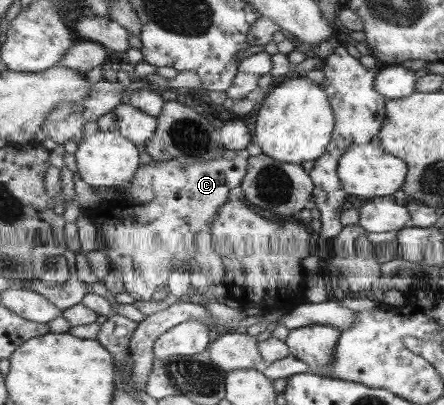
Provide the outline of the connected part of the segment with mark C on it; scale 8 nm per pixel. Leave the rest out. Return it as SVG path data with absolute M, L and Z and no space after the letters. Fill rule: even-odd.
M245 149L224 151L215 158L205 162L180 163L177 159L139 164L127 184L116 187L117 198L110 202L101 201L95 208L85 210L95 227L98 250L106 256L109 272L117 273L124 284L124 292L133 300L147 302L157 289L165 288L166 280L173 270L173 262L182 262L183 270L192 273L190 260L195 254L197 236L204 236L211 223L218 218L218 210L227 203L227 190L239 186L248 166Z

